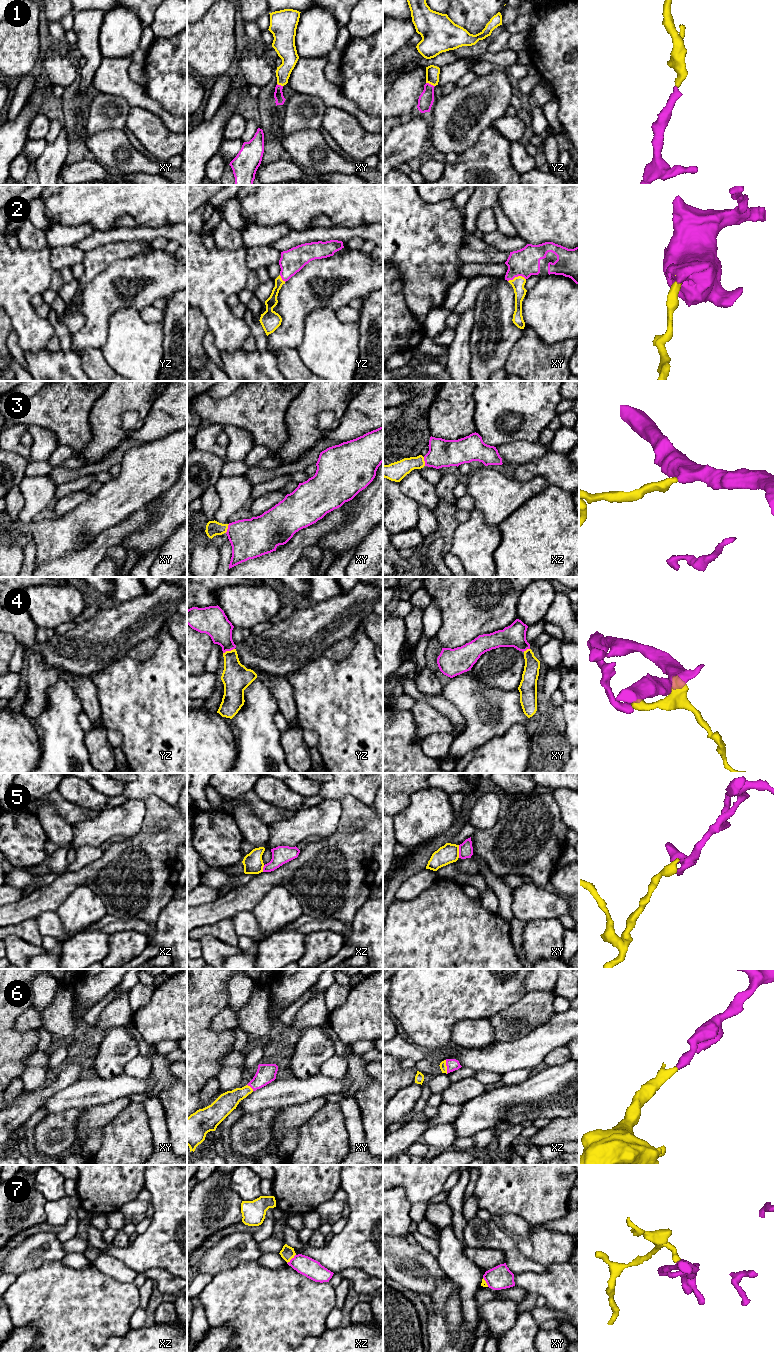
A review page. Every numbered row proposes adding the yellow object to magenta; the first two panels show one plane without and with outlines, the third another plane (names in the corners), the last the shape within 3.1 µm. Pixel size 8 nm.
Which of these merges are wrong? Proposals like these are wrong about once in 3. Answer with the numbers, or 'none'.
5, 7

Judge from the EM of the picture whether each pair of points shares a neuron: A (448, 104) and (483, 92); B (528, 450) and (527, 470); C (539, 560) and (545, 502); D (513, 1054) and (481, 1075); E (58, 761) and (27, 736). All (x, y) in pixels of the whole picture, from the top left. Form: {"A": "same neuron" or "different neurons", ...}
{"A": "same neuron", "B": "different neurons", "C": "same neuron", "D": "different neurons", "E": "different neurons"}

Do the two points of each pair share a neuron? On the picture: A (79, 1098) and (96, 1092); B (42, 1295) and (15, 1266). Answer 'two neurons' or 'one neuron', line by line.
A: one neuron
B: two neurons

